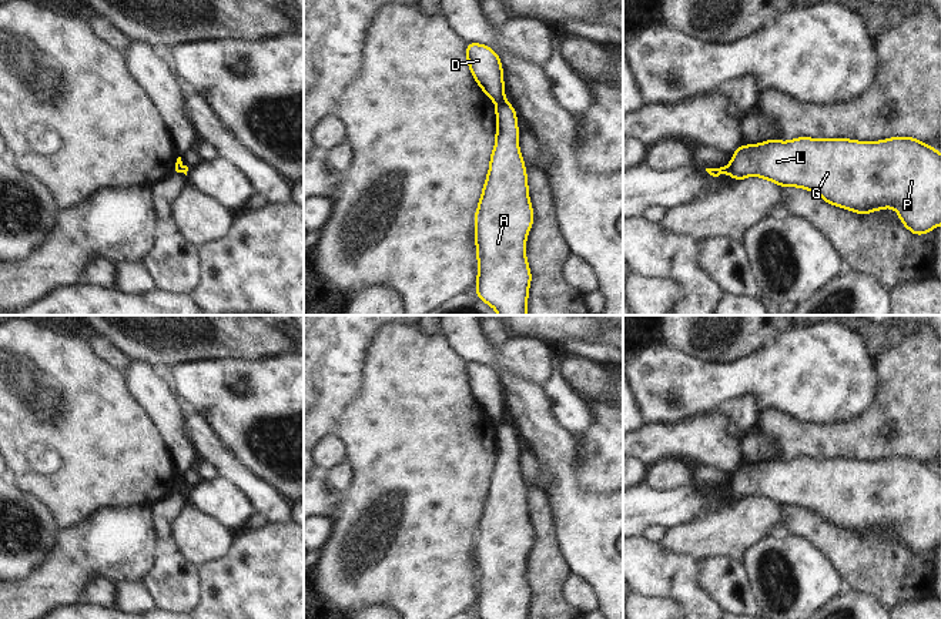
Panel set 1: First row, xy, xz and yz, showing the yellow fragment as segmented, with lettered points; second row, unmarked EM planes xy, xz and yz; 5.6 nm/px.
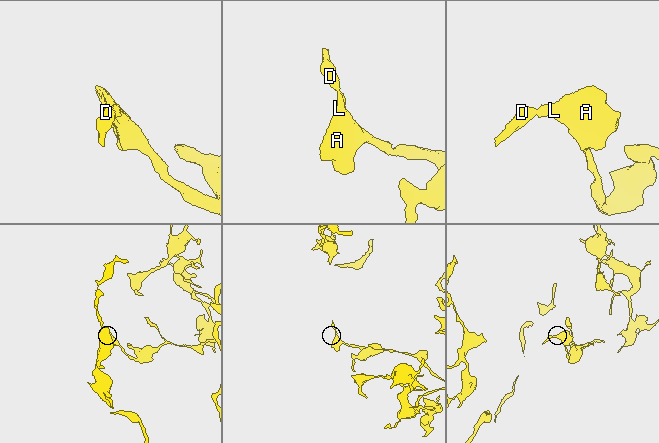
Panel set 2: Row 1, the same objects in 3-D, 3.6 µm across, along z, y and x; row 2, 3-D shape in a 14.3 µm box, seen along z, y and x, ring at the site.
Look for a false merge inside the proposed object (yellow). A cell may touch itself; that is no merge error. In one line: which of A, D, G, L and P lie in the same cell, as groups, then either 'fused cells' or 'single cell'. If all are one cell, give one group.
groups A G L P / D; fused cells

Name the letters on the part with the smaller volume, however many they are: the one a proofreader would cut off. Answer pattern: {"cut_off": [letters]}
{"cut_off": ["D"]}

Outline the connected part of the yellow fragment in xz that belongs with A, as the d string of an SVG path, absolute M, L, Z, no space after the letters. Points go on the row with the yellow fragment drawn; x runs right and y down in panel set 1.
M508 101L496 104L496 145L490 154L490 168L475 214L475 237L479 264L476 295L499 315L526 315L532 280L525 244L533 224L533 208L518 137L516 110Z

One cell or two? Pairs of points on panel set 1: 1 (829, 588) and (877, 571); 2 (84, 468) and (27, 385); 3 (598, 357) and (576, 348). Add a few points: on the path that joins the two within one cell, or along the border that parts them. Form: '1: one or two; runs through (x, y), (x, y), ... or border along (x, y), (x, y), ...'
1: two; border along (824, 555), (846, 588)
2: one; runs through (84, 448), (84, 442), (47, 405)
3: one; runs through (592, 353), (582, 350)

